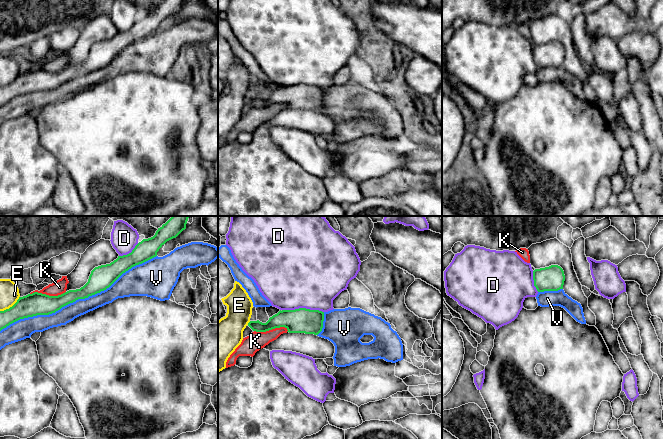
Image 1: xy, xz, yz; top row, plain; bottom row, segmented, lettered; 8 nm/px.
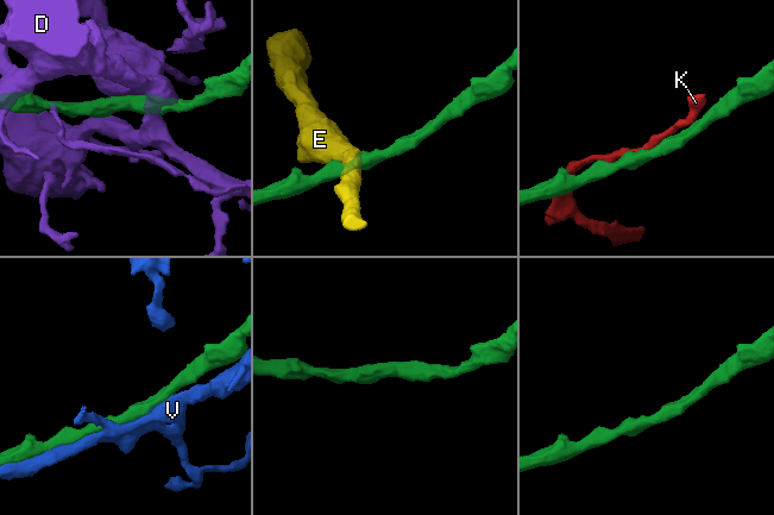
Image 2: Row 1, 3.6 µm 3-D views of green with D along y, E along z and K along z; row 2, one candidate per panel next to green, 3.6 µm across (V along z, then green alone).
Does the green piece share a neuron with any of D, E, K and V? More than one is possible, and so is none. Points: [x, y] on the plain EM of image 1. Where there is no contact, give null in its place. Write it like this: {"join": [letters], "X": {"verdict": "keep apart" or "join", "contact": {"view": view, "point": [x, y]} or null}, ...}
{"join": ["V"], "D": {"verdict": "keep apart", "contact": {"view": "xz", "point": [303, 84]}}, "E": {"verdict": "keep apart", "contact": {"view": "xy", "point": [10, 83]}}, "K": {"verdict": "keep apart", "contact": {"view": "xz", "point": [271, 105]}}, "V": {"verdict": "join", "contact": {"view": "xy", "point": [78, 74]}}}

